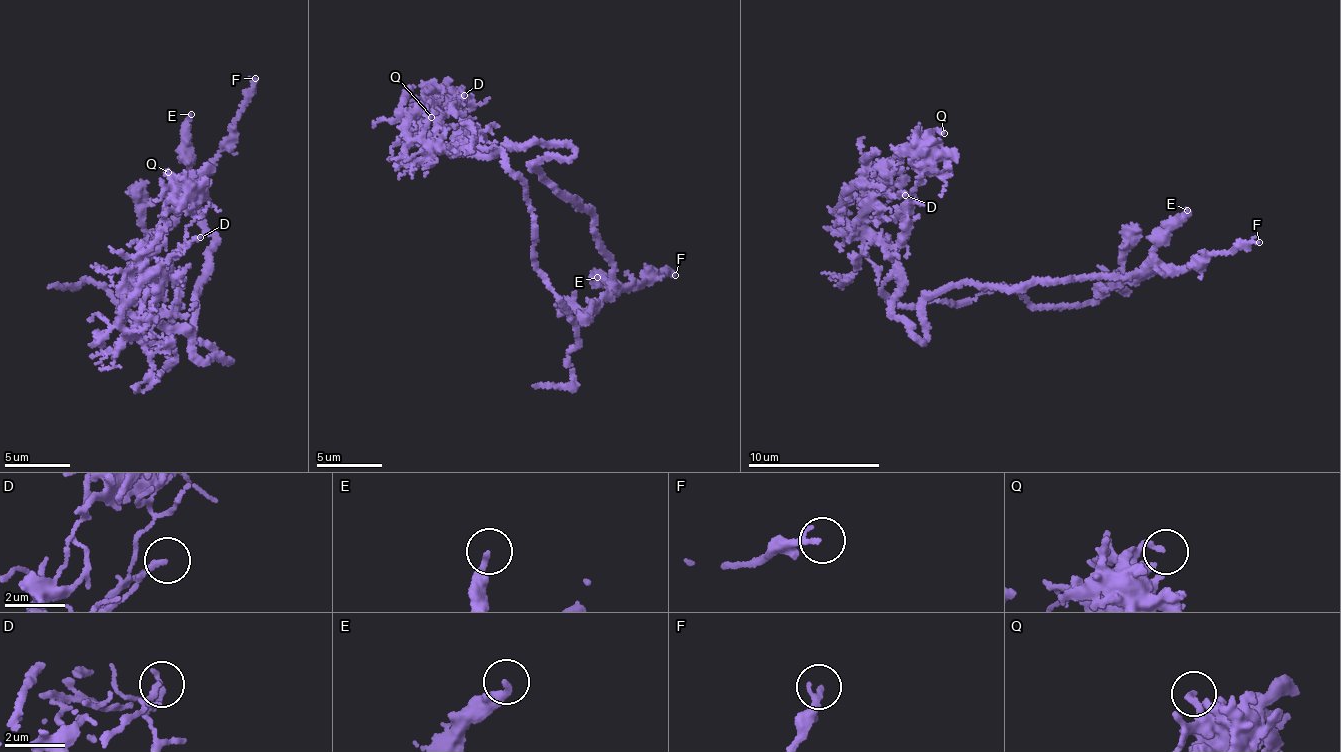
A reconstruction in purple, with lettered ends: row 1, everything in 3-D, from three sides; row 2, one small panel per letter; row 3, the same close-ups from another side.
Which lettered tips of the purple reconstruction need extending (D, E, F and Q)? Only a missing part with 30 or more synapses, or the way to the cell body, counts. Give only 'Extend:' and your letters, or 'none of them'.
Extend: none of them

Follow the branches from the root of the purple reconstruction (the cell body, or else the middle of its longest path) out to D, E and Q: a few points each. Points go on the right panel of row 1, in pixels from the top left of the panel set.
D: (912, 332), (892, 314), (900, 276), (887, 245), (867, 226), (860, 206), (873, 194), (905, 195)
E: (912, 332), (924, 340), (926, 303), (967, 282), (1021, 288), (1140, 272), (1160, 230), (1187, 210)
Q: (912, 332), (892, 314), (900, 276), (879, 242), (899, 243), (935, 129), (944, 133)

